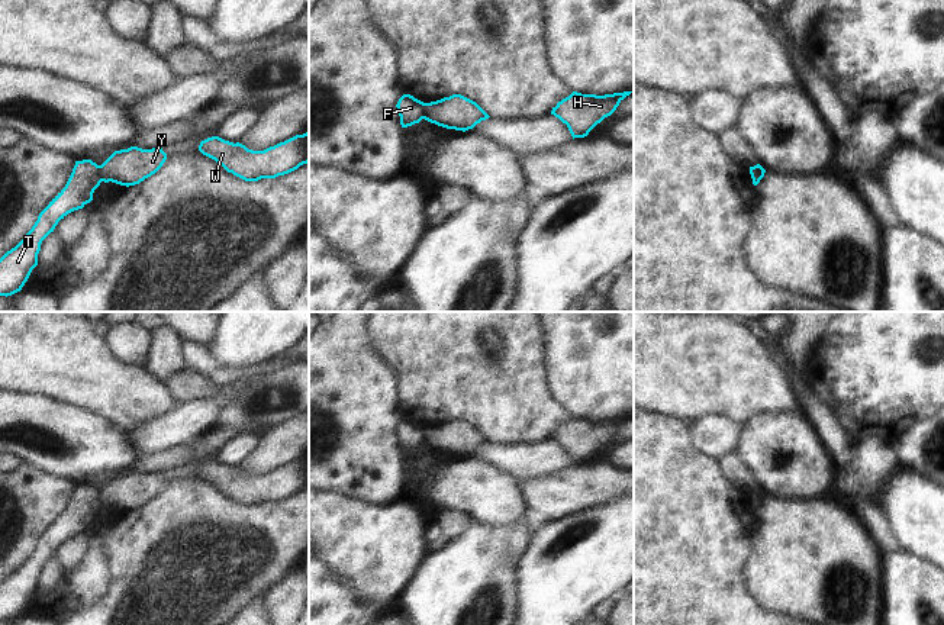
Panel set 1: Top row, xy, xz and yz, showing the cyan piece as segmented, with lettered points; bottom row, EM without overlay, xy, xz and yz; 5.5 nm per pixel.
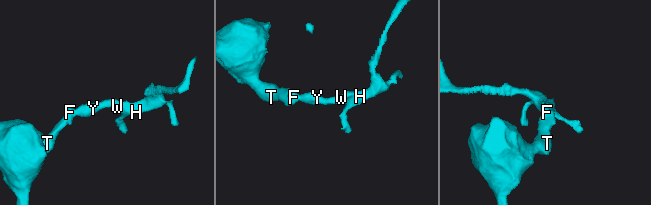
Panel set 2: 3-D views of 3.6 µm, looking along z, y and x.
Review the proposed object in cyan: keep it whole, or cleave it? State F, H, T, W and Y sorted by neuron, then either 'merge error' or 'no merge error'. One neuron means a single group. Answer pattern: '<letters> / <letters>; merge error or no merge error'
F T / H W Y; merge error

